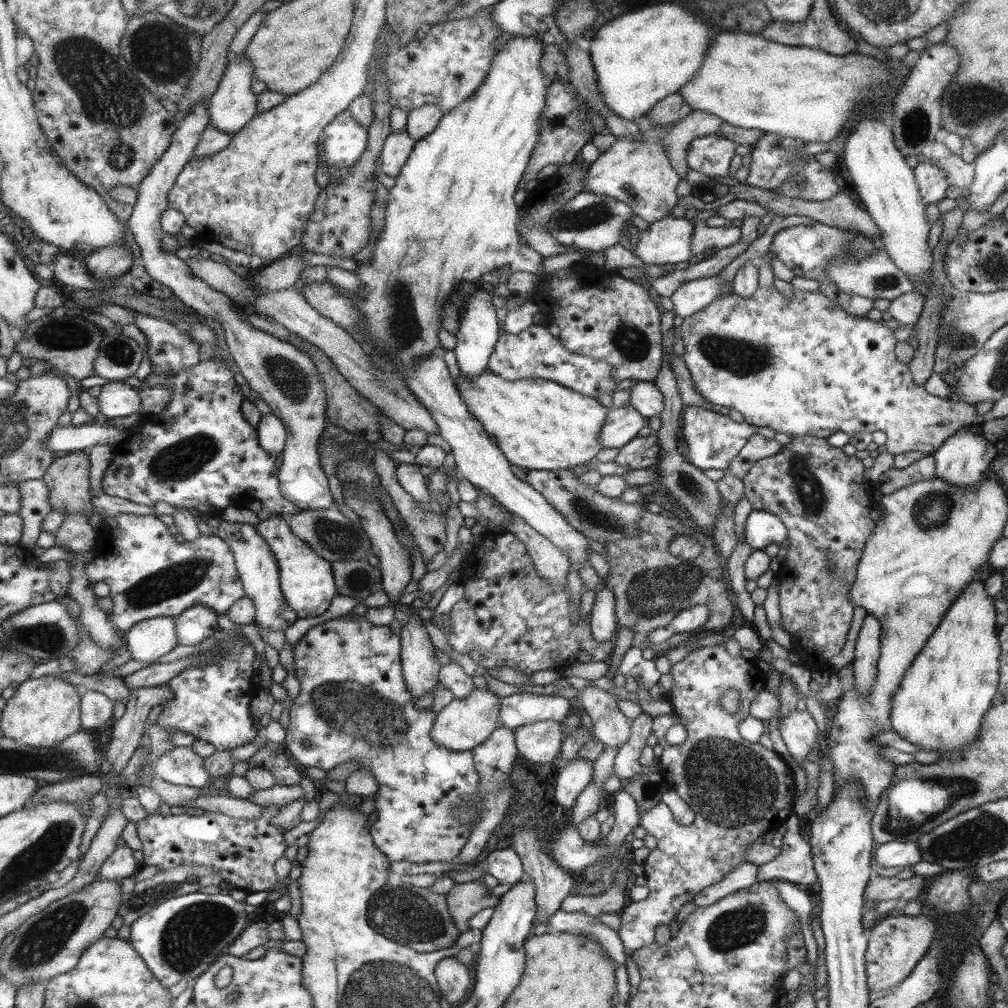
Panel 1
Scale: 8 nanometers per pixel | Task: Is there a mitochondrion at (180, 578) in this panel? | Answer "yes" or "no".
yes

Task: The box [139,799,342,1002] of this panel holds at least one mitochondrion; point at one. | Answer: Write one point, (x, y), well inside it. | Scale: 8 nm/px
(194, 934)

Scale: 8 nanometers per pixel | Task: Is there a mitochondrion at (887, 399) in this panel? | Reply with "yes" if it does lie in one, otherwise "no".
no

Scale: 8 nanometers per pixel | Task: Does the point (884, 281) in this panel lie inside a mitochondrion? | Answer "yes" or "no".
yes

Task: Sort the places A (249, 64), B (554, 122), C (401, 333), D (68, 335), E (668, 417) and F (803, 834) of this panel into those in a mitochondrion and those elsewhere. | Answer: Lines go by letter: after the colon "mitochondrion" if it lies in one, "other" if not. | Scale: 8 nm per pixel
A: other
B: mitochondrion
C: mitochondrion
D: mitochondrion
E: other
F: other

